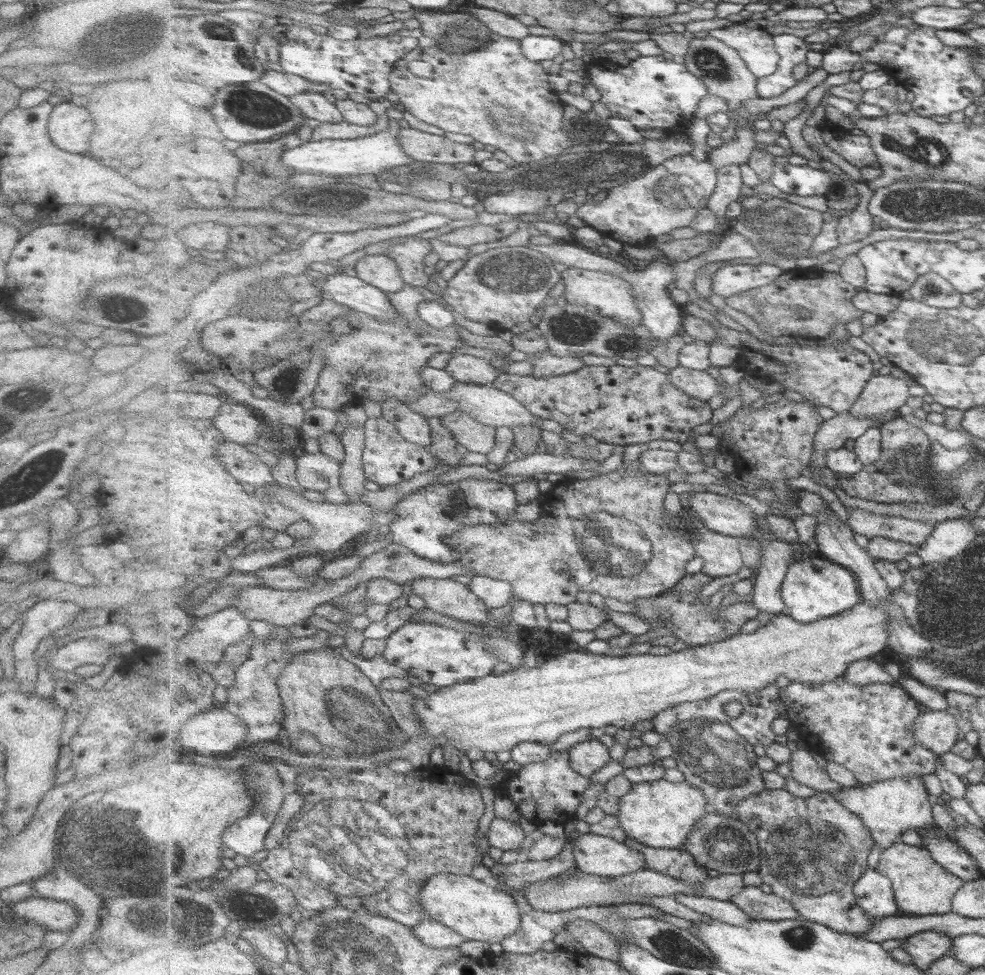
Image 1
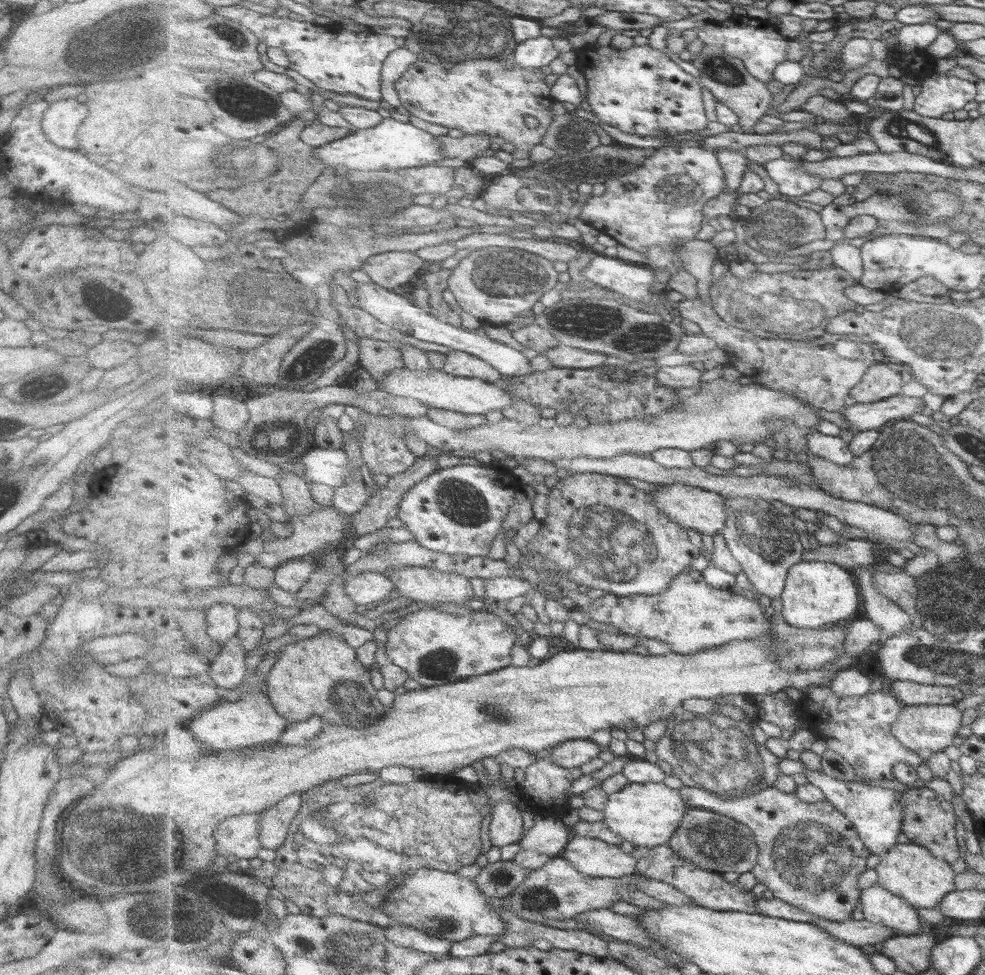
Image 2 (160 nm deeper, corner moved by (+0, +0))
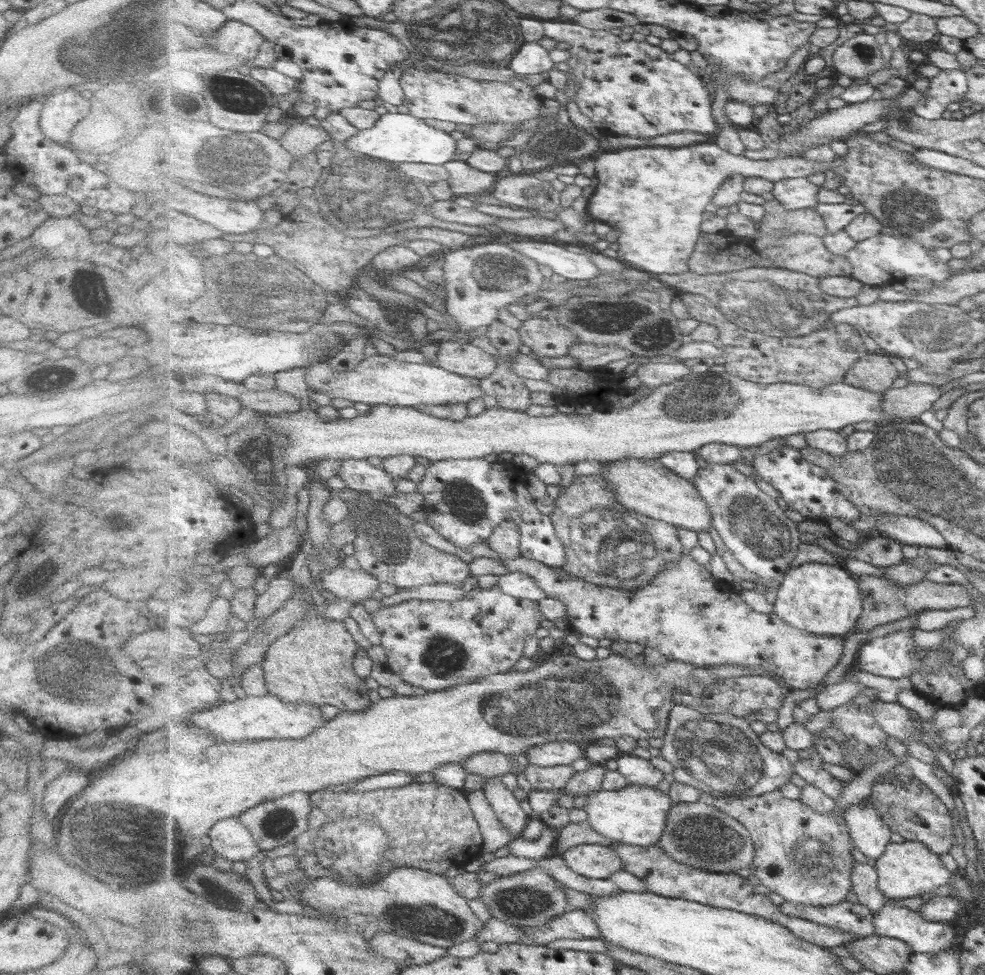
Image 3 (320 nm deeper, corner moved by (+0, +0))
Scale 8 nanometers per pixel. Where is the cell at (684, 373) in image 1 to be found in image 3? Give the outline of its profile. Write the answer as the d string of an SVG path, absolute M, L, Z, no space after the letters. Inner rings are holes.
M651 362L640 364L637 369L637 376L643 385L653 389L663 384L673 383L682 380L685 376L692 373L692 368L681 363L662 363Z

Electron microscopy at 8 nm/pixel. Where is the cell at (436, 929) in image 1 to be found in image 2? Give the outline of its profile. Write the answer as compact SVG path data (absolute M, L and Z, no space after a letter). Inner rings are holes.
M394 923L387 930L387 938L396 942L398 946L413 948L426 954L435 954L438 959L449 956L454 946L454 942L450 940L438 938L404 924Z

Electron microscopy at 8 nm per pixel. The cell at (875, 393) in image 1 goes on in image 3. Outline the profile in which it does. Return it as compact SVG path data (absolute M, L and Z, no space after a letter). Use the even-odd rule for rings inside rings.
M879 351L862 356L848 371L845 381L866 390L884 393L894 388L894 382L900 377L902 373L890 360L889 354Z

